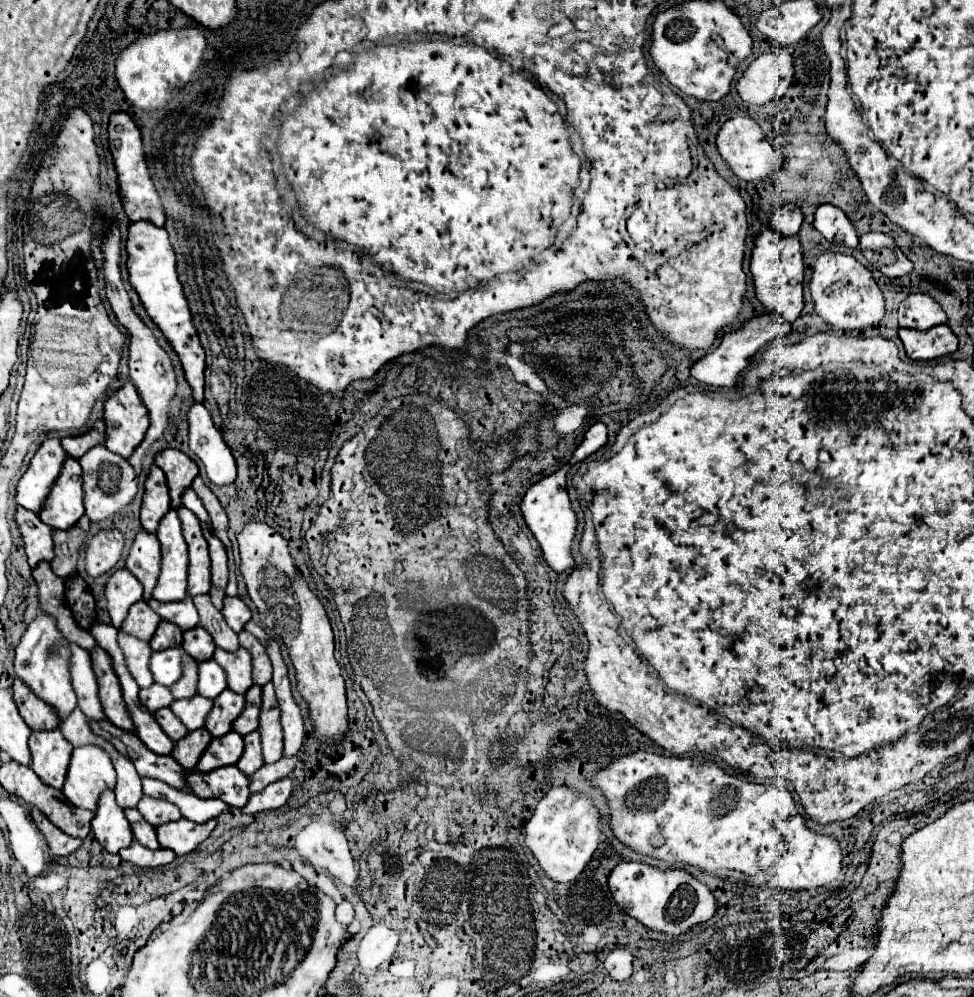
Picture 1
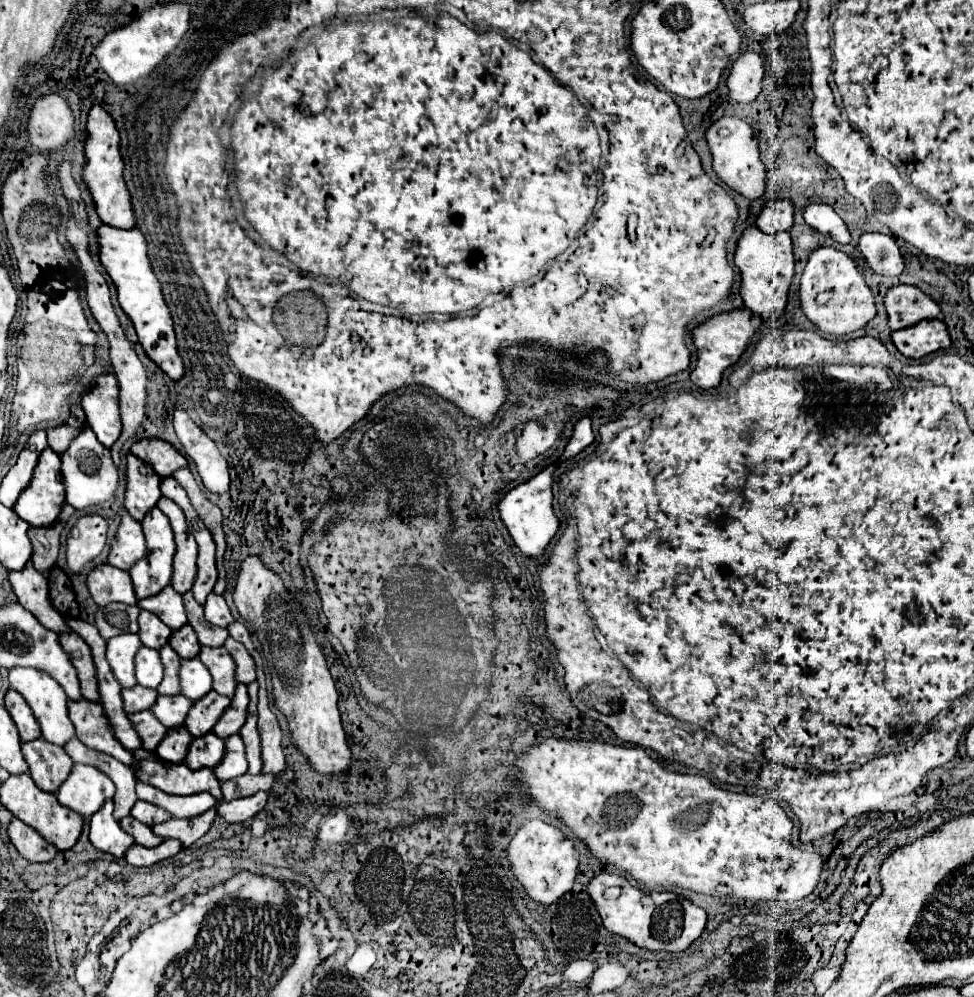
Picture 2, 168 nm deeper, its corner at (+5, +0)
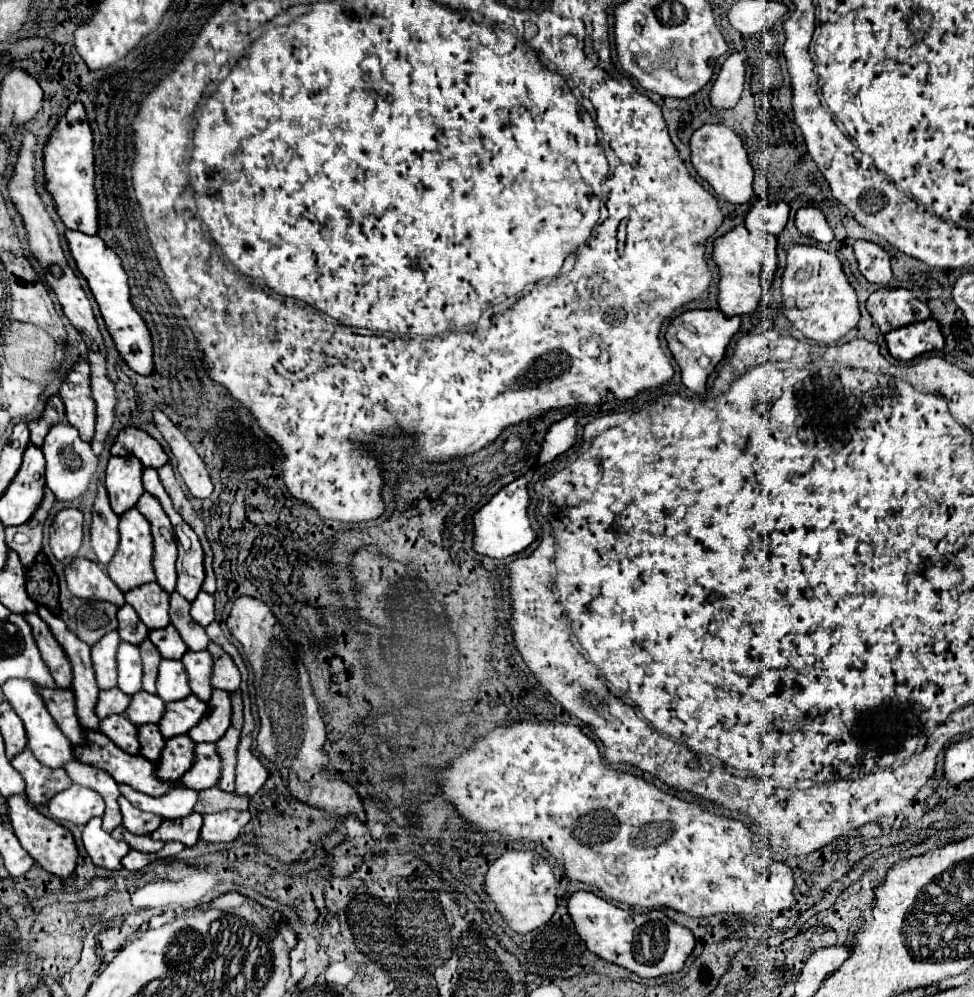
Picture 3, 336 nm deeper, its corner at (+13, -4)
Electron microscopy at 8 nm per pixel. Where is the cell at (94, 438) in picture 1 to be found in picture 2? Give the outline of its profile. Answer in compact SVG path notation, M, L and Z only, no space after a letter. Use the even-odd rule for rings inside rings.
M72 408L70 418L62 426L46 430L46 434L48 434L48 446L52 450L56 450L58 454L62 454L62 450L66 450L66 446L72 442L72 438L84 428L84 424L86 424L86 420L84 420L82 408Z

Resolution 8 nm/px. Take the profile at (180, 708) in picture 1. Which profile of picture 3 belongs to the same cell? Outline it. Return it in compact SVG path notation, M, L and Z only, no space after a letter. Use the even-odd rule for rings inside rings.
M138 692L132 696L132 702L126 710L126 716L130 718L130 722L134 722L136 726L142 724L158 724L162 720L166 702L162 702L162 698L148 694L148 692Z

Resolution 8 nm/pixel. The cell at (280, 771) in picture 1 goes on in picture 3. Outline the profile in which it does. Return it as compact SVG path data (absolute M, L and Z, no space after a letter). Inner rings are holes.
M218 786L200 790L198 802L194 806L194 812L198 814L212 814L212 812L222 812L222 810L248 810L250 796L240 796L236 792L224 792Z

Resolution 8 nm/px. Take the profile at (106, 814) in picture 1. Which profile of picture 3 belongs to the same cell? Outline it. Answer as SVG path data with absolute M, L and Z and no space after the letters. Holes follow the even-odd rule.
M92 818L84 826L82 842L92 862L108 870L120 870L120 860L126 852L130 852L130 846L124 840L114 840L108 832L102 830L102 818Z

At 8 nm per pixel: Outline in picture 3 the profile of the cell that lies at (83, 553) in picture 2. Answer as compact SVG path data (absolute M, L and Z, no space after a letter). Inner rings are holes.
M64 508L56 514L50 530L50 548L56 560L64 562L78 554L84 538L84 516L76 508Z

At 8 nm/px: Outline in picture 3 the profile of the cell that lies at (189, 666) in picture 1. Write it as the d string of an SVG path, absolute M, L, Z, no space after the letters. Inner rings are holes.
M144 640L140 644L140 654L142 654L142 662L144 662L144 682L142 688L150 694L156 694L156 676L158 676L158 664L162 660L162 656L158 654L156 646L150 640Z

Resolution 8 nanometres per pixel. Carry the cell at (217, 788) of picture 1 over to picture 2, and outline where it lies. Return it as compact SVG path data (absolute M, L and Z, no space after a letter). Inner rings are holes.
M142 748L134 750L132 756L138 762L138 766L132 768L132 772L140 782L150 782L150 786L156 786L162 792L176 796L210 792L216 800L222 798L220 784L210 768L190 770L186 764L164 762L162 758L158 758L158 754Z

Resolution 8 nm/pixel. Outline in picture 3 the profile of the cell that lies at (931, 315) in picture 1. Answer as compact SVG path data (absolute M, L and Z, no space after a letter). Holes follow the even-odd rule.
M878 288L866 306L882 334L930 318L930 308L906 288Z

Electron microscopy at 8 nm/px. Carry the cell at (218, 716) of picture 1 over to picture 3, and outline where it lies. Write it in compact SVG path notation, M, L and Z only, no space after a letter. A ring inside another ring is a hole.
M192 694L184 700L170 702L158 724L160 732L164 738L188 734L202 720L202 714L206 714L206 702L202 702L200 698L194 698Z

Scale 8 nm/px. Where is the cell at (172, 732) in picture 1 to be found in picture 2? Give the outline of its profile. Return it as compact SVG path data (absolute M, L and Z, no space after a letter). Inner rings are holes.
M136 712L136 714L128 714L128 720L132 722L134 730L138 732L140 740L142 740L142 748L144 750L154 750L158 746L158 742L162 742L162 738L166 736L166 726L162 726L152 712Z

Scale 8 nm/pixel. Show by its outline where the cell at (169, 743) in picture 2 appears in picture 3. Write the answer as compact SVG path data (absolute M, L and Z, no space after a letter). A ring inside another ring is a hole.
M156 724L138 726L138 738L140 738L140 754L150 762L158 762L166 746L166 738L162 738L158 726Z

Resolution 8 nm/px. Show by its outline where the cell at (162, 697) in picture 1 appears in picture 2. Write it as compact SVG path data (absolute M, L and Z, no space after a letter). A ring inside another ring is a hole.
M132 686L132 688L122 688L122 702L124 702L124 712L142 712L150 710L154 704L154 698L158 696L156 690L146 690L144 686Z

